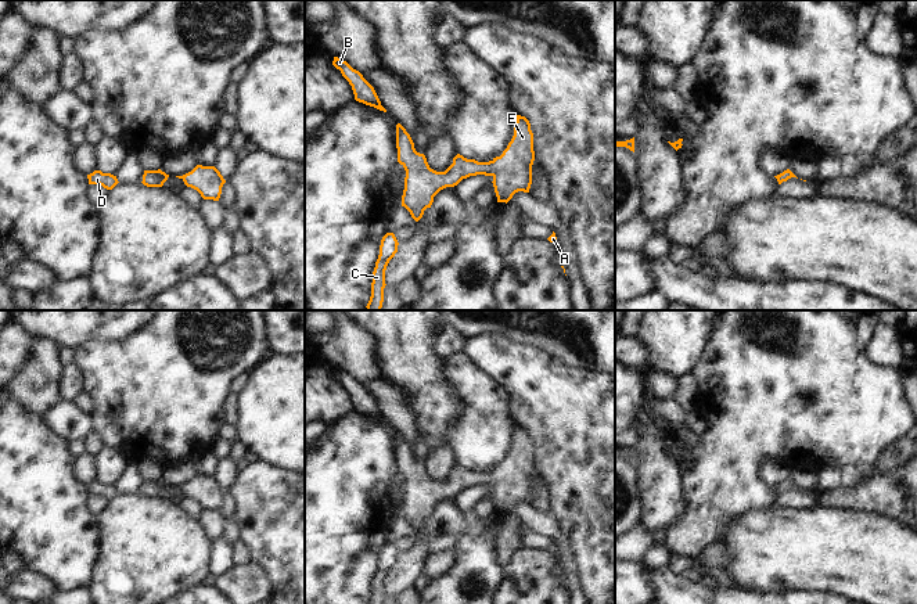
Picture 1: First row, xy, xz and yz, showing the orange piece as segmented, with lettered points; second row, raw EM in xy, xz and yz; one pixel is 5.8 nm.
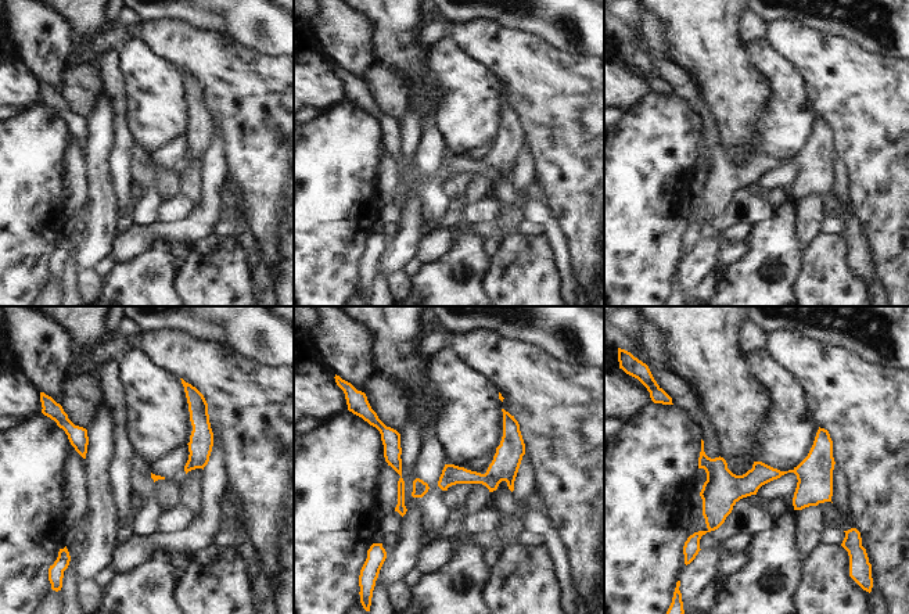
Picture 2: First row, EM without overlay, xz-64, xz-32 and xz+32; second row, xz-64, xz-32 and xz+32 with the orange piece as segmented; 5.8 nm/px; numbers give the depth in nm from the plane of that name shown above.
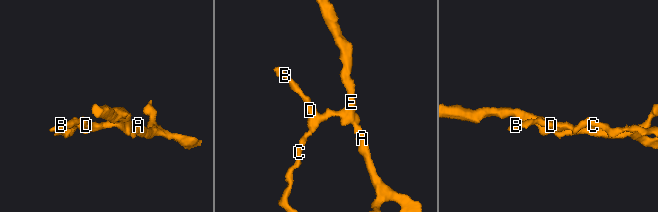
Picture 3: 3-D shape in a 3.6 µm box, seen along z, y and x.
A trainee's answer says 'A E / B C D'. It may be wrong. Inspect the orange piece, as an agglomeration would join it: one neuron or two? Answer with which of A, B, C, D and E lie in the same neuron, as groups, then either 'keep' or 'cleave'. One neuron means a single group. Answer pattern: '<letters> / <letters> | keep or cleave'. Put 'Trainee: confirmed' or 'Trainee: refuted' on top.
Trainee: refuted
A B C D E | keep

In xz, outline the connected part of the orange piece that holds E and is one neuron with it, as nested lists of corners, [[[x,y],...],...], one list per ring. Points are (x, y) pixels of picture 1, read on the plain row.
[[[517,425],[514,446],[507,459],[489,472],[457,464],[445,482],[436,482],[429,478],[425,465],[416,461],[410,445],[400,434],[396,435],[396,459],[398,472],[406,481],[402,517],[416,532],[431,518],[440,500],[454,497],[470,486],[492,486],[497,513],[506,514],[518,501],[529,503],[532,495],[533,443],[529,431],[521,425]]]

